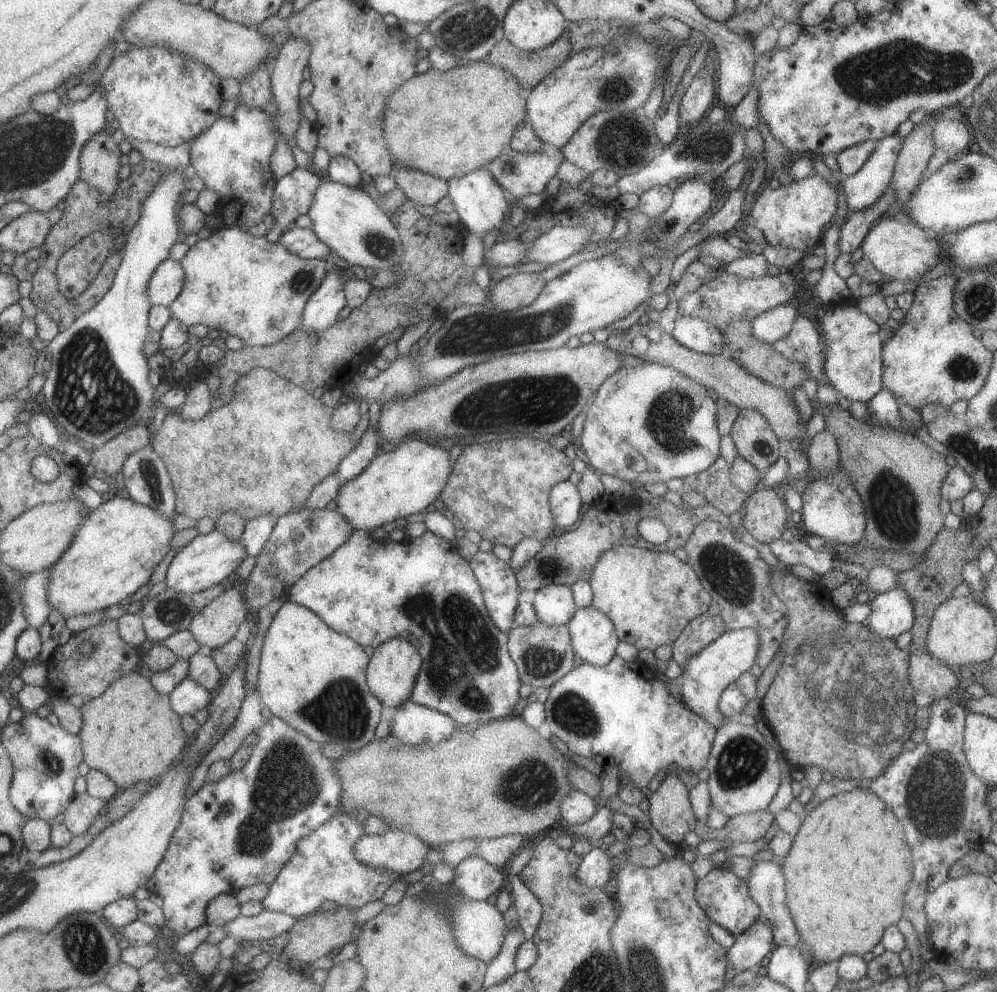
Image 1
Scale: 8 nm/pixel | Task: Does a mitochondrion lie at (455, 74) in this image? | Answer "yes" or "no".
no

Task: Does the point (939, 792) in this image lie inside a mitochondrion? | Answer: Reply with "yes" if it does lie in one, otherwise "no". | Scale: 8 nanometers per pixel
yes

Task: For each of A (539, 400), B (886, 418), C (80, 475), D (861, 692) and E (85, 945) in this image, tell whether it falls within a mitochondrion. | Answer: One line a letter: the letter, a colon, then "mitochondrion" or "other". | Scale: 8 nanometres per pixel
A: mitochondrion
B: other
C: other
D: mitochondrion
E: mitochondrion

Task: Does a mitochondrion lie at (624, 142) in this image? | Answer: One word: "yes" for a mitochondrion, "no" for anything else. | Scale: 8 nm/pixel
yes

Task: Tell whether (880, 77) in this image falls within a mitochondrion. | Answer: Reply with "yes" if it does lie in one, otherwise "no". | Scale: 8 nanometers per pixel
yes

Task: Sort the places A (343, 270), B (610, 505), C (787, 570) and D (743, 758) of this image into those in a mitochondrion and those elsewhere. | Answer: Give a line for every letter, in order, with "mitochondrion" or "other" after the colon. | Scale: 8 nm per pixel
A: other
B: other
C: other
D: mitochondrion

